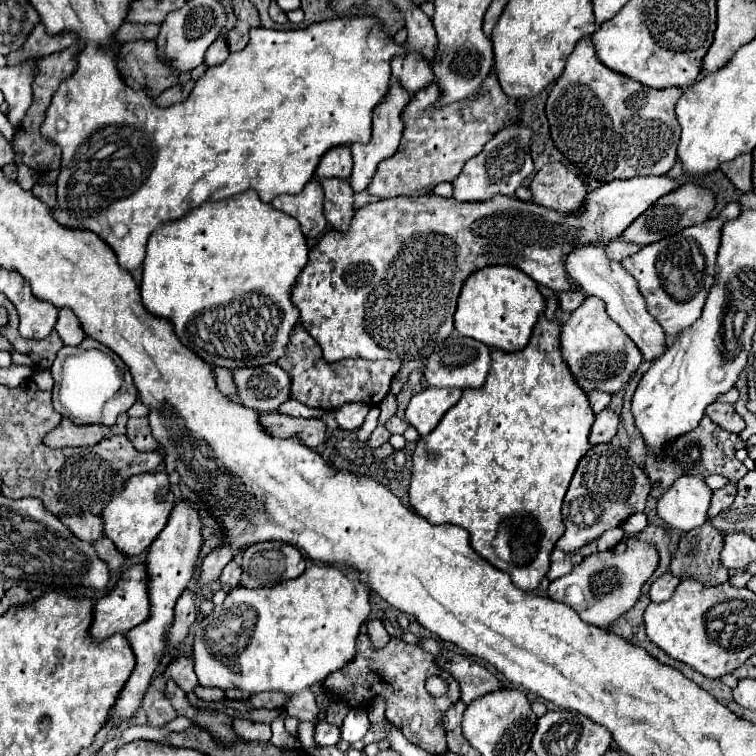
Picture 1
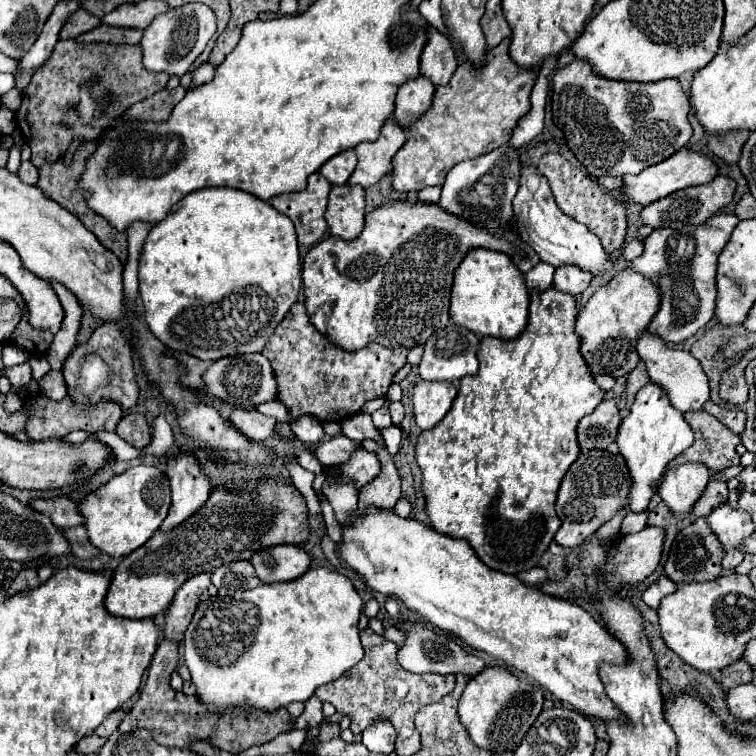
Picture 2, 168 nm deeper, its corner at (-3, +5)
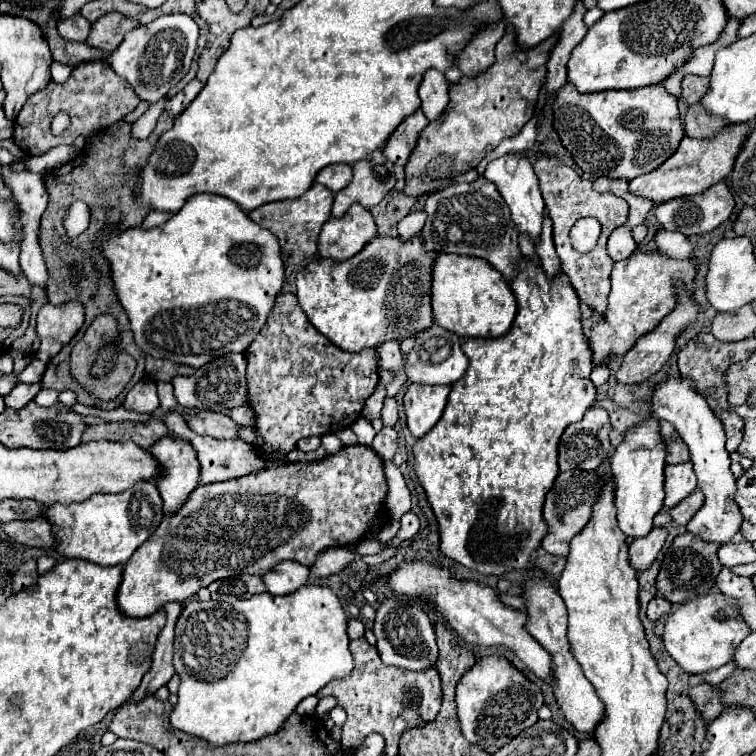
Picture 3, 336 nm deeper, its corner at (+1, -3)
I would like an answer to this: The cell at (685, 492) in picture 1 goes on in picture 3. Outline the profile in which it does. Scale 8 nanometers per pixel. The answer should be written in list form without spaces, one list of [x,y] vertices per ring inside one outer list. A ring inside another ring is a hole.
[[[691,462],[665,466],[665,508],[673,508],[695,490],[695,472]]]

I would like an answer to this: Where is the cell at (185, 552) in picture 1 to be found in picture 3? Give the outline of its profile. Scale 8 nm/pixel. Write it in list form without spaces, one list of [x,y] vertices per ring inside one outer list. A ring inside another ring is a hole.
[[[163,436],[163,440],[157,440],[149,452],[163,464],[157,488],[165,502],[165,514],[175,512],[199,484],[199,460],[195,450],[185,440]]]

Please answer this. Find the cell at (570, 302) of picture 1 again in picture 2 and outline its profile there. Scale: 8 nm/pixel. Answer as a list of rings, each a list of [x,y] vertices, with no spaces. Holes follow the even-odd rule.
[[[561,266],[561,268],[555,270],[553,286],[559,288],[561,292],[577,296],[589,286],[591,278],[593,276],[589,272],[583,272],[579,266]]]

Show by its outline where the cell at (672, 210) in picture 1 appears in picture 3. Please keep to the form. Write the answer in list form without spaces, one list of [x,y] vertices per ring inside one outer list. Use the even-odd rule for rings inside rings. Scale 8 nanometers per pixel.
[[[721,180],[715,186],[711,186],[709,190],[705,190],[703,194],[695,194],[695,196],[683,196],[683,198],[675,198],[669,202],[663,202],[657,206],[655,216],[659,220],[659,224],[665,230],[677,230],[685,236],[695,236],[695,234],[703,234],[709,230],[715,230],[719,224],[723,224],[731,212],[735,208],[735,200],[731,190],[727,188],[727,182]]]

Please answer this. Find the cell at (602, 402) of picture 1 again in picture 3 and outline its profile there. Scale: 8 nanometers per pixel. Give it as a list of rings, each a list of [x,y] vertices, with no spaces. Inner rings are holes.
[[[605,364],[593,368],[593,372],[591,372],[591,380],[593,380],[595,386],[603,386],[603,384],[607,382],[607,378],[609,378],[609,368],[607,368]]]

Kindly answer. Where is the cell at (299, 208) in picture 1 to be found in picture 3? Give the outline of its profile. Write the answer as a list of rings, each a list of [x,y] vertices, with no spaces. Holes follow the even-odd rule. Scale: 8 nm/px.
[[[313,184],[299,198],[269,202],[255,208],[249,214],[249,218],[257,222],[261,228],[267,228],[279,240],[281,256],[285,264],[301,264],[317,254],[317,238],[319,238],[321,226],[331,218],[331,204],[333,204],[333,192],[323,184]]]

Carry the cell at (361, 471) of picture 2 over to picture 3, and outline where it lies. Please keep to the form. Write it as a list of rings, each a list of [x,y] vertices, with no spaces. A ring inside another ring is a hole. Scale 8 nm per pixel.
[[[363,444],[345,446],[339,452],[315,462],[287,462],[281,466],[247,474],[243,478],[217,484],[199,484],[179,510],[167,514],[161,520],[153,536],[149,536],[139,546],[139,550],[135,550],[135,556],[131,556],[131,560],[125,564],[123,582],[117,594],[119,610],[131,618],[145,618],[161,610],[167,602],[183,602],[195,596],[199,588],[209,586],[213,580],[223,580],[227,576],[241,574],[263,576],[273,566],[285,560],[293,560],[303,566],[313,566],[319,552],[359,544],[367,538],[369,530],[373,532],[375,524],[387,524],[389,514],[385,508],[385,498],[387,482],[383,474],[383,460],[373,452],[371,446]]]

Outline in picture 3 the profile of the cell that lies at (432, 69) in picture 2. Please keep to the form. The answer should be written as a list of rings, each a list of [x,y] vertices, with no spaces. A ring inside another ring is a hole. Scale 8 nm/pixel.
[[[429,70],[419,86],[419,98],[421,98],[421,110],[427,116],[427,120],[437,120],[443,110],[449,104],[449,84],[445,76],[437,70]]]

